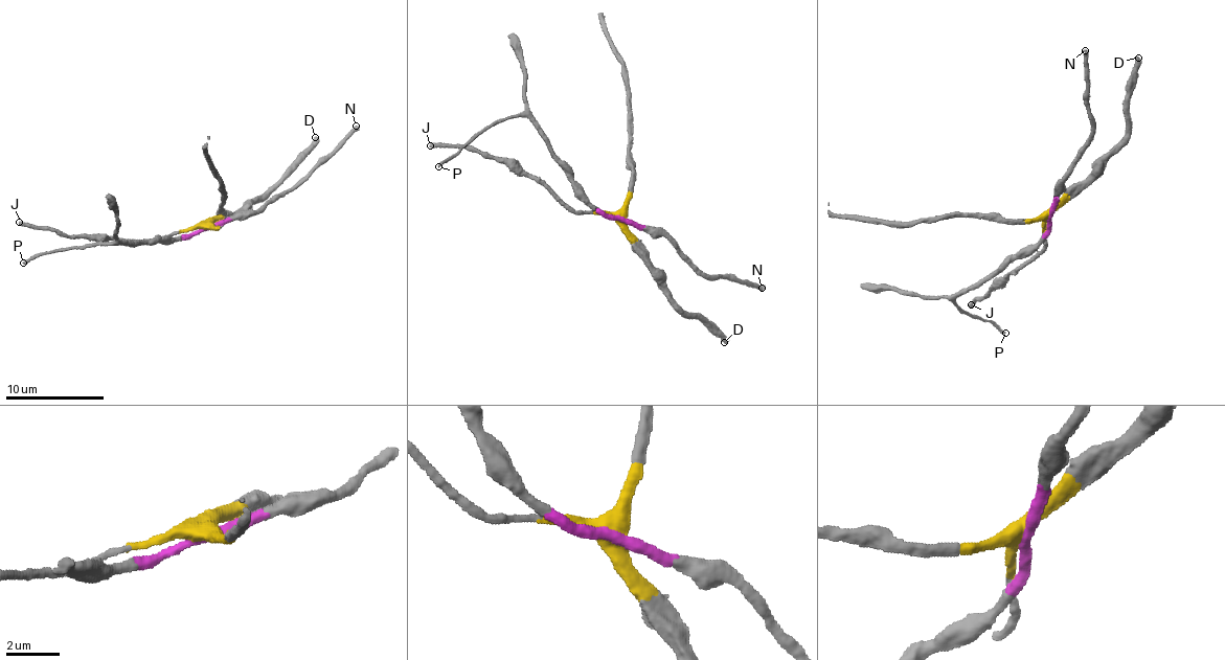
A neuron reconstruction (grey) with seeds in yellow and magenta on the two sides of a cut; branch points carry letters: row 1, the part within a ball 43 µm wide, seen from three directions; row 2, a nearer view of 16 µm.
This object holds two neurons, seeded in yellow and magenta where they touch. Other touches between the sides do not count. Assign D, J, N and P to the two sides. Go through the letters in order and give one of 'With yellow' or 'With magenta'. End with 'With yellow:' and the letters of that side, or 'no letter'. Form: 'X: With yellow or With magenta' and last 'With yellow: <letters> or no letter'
D: With yellow
J: With yellow
N: With magenta
P: With magenta
With yellow: D, J

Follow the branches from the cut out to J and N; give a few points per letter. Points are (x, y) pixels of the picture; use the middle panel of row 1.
J: (620, 217), (563, 207), (540, 182), (517, 175), (501, 161), (463, 148), (429, 145)
N: (620, 217), (667, 232), (704, 274), (762, 287)

